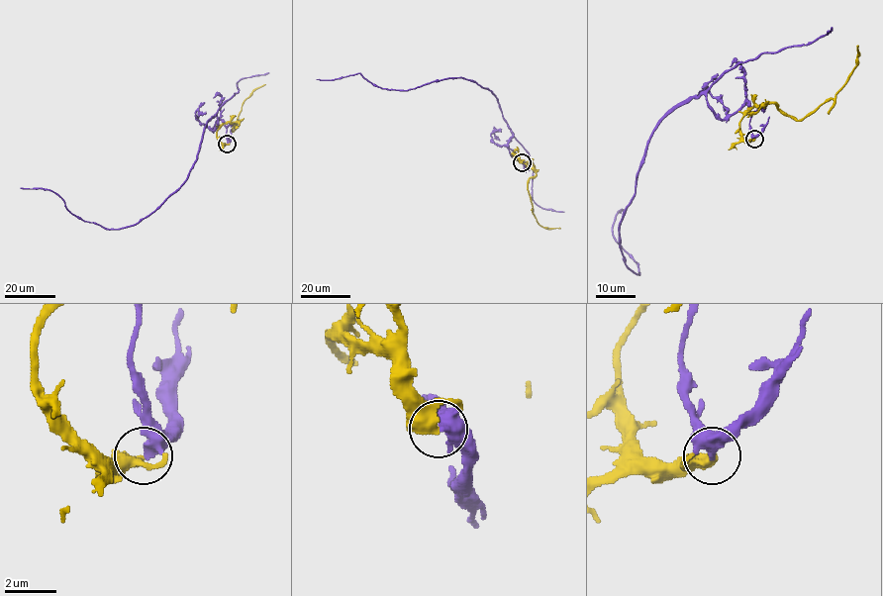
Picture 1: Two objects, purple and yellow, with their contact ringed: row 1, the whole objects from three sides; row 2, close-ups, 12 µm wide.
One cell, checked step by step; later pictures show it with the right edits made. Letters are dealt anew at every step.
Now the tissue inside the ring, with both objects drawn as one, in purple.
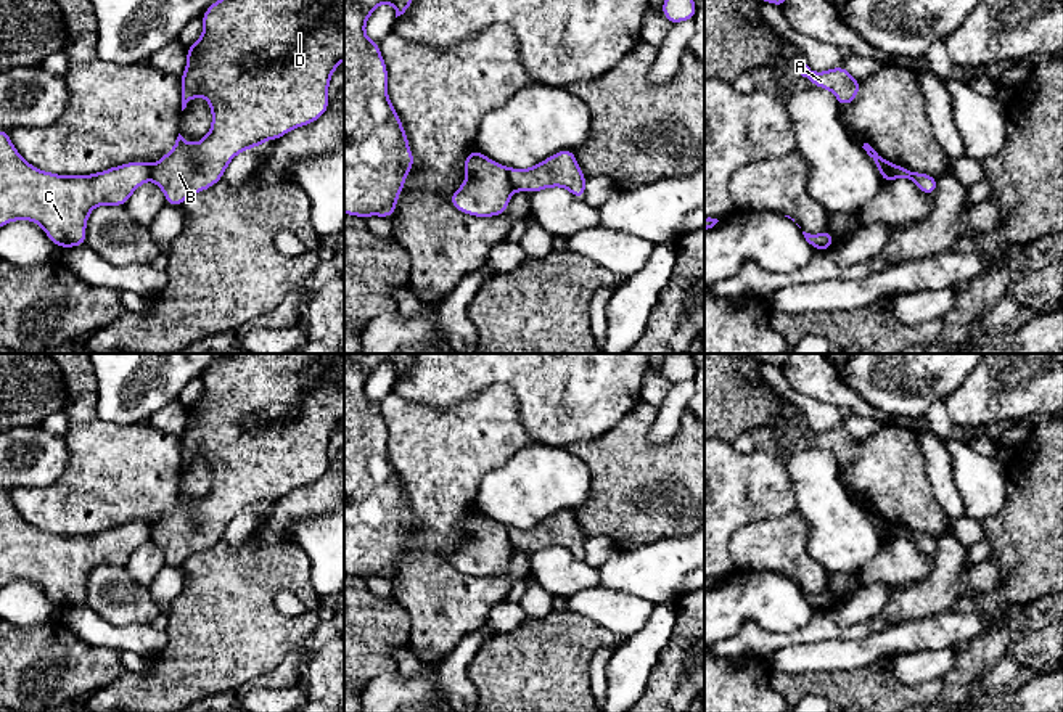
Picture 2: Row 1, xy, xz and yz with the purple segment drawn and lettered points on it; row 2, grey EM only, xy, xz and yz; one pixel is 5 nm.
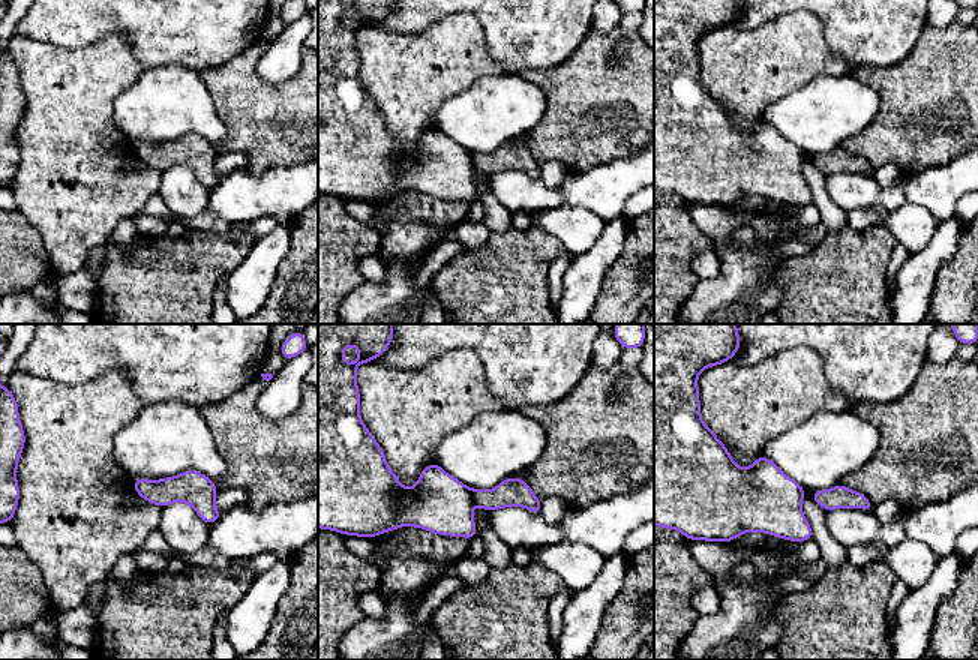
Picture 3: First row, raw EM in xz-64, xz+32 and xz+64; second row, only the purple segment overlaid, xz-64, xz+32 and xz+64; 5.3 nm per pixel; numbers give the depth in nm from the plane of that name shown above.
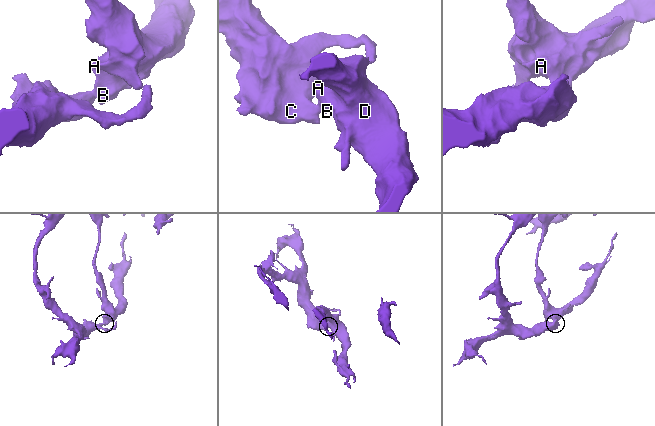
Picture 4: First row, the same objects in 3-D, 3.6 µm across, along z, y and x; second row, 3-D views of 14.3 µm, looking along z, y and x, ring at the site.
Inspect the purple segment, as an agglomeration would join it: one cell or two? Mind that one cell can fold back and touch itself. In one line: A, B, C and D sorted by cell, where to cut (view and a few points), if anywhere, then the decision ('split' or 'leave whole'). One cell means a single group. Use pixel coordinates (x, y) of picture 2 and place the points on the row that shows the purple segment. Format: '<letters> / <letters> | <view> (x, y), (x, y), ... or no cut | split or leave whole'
A B D / C | xz (507, 169), (513, 188) | split

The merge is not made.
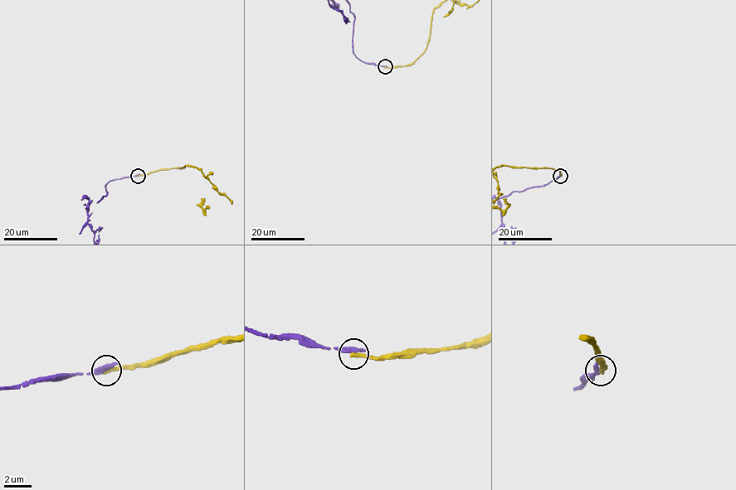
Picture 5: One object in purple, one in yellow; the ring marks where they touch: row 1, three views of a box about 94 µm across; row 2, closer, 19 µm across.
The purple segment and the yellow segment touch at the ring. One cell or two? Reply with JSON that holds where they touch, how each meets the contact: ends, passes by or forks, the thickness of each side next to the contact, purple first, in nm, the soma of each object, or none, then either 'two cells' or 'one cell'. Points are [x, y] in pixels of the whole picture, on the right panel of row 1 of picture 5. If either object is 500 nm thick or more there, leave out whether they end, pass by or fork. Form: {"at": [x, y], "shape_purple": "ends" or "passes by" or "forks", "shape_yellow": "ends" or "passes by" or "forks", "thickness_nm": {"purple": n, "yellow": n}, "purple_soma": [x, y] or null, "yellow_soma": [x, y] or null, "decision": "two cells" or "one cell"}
{"at": [560, 176], "shape_purple": "ends", "shape_yellow": "ends", "thickness_nm": {"purple": 440, "yellow": 280}, "purple_soma": null, "yellow_soma": null, "decision": "two cells"}

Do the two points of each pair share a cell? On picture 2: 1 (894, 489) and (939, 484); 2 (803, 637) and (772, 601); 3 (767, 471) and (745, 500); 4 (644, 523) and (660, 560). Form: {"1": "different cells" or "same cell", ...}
{"1": "different cells", "2": "different cells", "3": "same cell", "4": "different cells"}

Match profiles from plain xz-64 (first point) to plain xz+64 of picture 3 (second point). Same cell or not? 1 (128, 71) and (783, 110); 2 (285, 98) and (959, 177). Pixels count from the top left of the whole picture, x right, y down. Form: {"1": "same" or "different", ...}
{"1": "different", "2": "different"}

